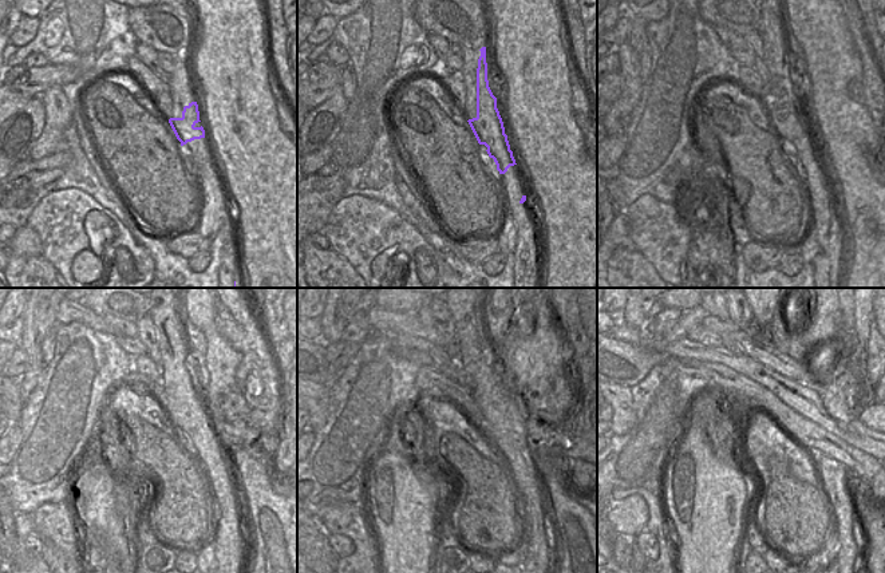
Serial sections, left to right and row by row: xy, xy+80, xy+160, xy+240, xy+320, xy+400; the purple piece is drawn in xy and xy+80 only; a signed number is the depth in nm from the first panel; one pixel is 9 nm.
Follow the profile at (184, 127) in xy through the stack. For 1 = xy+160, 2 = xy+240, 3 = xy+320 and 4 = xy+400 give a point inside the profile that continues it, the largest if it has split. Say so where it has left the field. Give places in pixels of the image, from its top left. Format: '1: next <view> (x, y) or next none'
1: next xy+160 (786, 114)
2: next xy+240 (184, 403)
3: next xy+320 (473, 342)
4: next xy+400 (767, 316)

